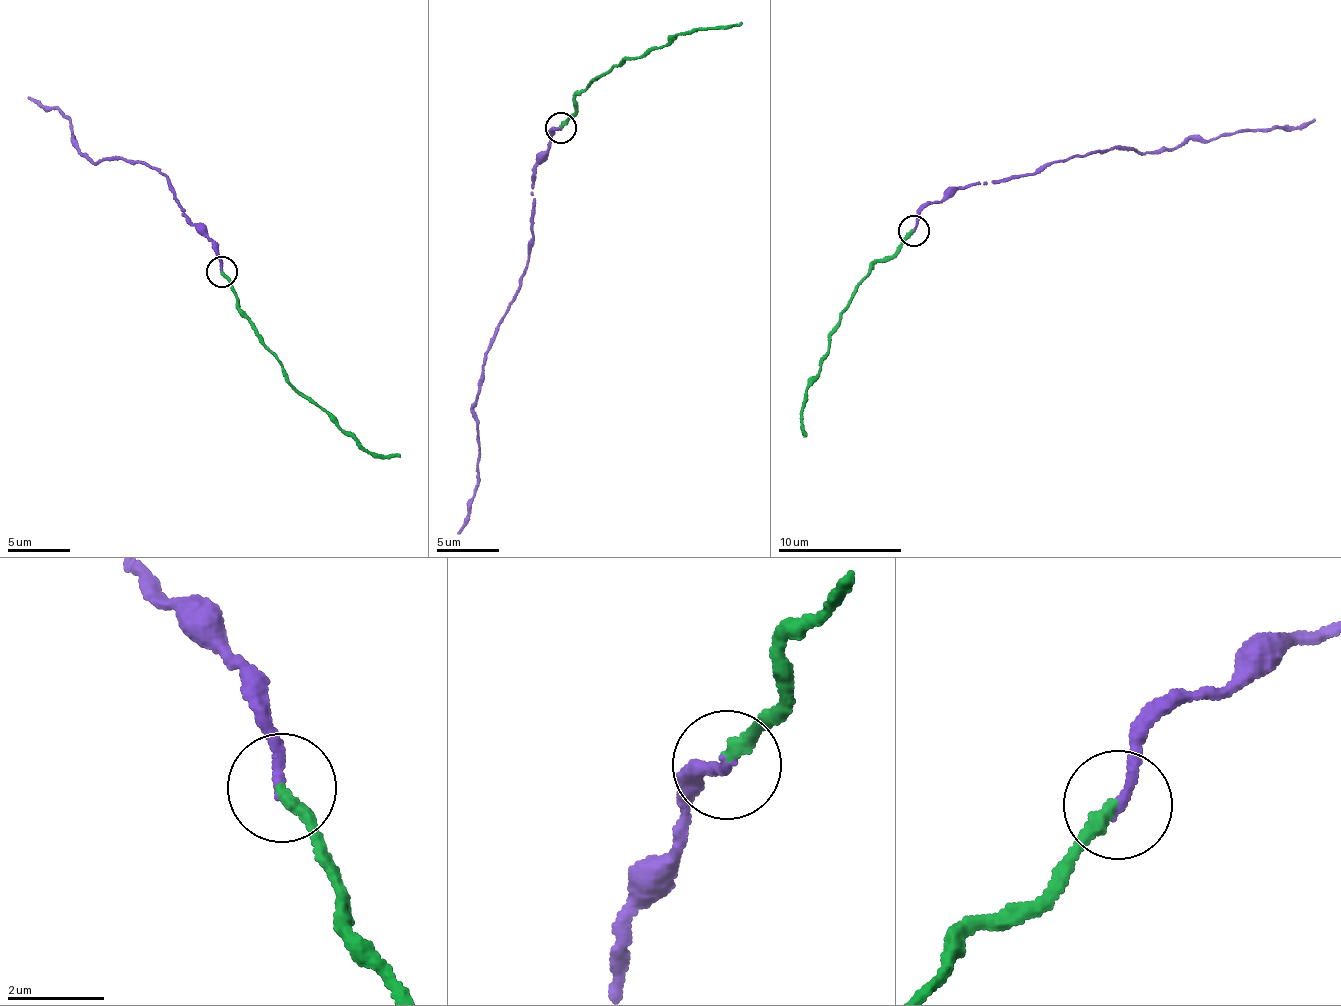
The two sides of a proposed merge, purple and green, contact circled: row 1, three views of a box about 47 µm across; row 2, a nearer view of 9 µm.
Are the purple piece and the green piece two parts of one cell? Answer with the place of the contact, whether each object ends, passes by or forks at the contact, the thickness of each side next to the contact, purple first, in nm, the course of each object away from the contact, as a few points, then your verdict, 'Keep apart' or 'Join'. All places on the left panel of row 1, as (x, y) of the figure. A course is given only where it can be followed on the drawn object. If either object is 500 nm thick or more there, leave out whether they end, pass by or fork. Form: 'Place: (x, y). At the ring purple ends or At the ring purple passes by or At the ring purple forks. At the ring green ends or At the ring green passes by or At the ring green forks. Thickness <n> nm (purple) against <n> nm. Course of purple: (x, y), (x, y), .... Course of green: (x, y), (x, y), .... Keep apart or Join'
Place: (222, 272). At the ring purple ends. At the ring green ends. Thickness 200 nm (purple) against 280 nm. Course of purple: (223, 271), (217, 247), (192, 224), (159, 170), (121, 155), (91, 161), (75, 142), (71, 123), (28, 95). Course of green: (223, 271), (237, 294), (239, 313), (282, 364), (283, 374), (371, 452), (400, 458). Join

